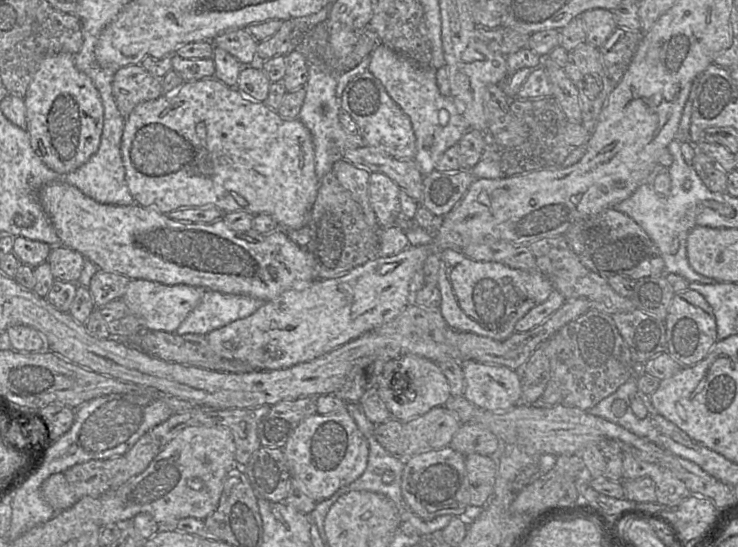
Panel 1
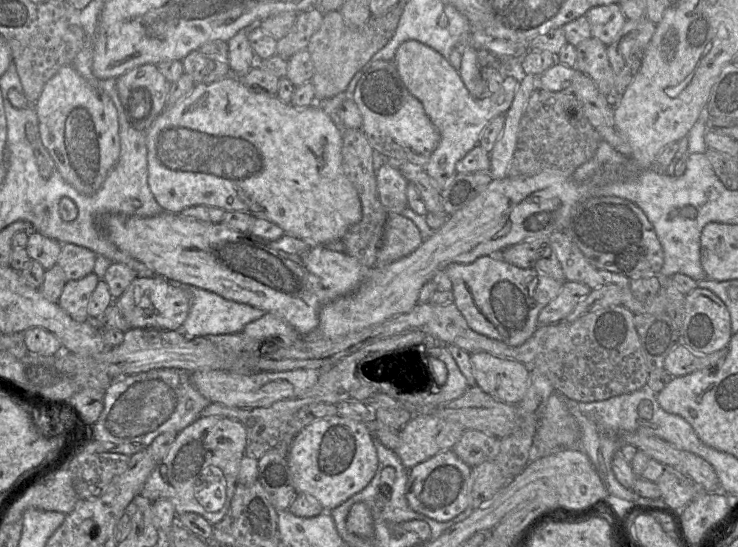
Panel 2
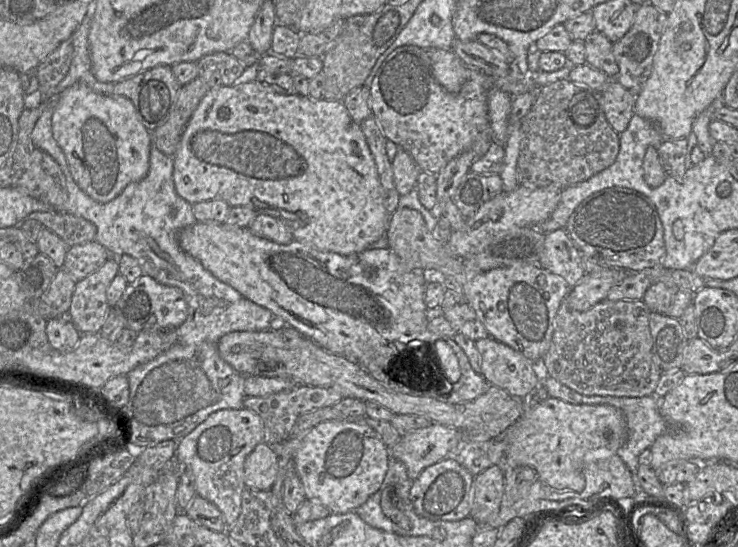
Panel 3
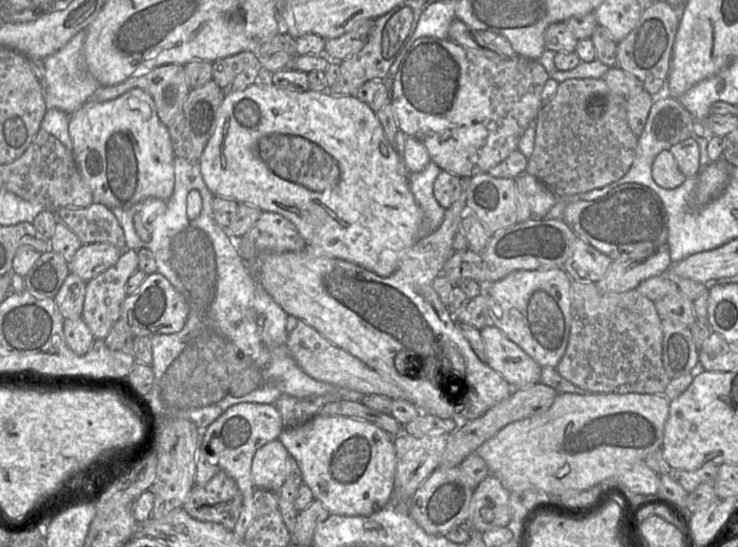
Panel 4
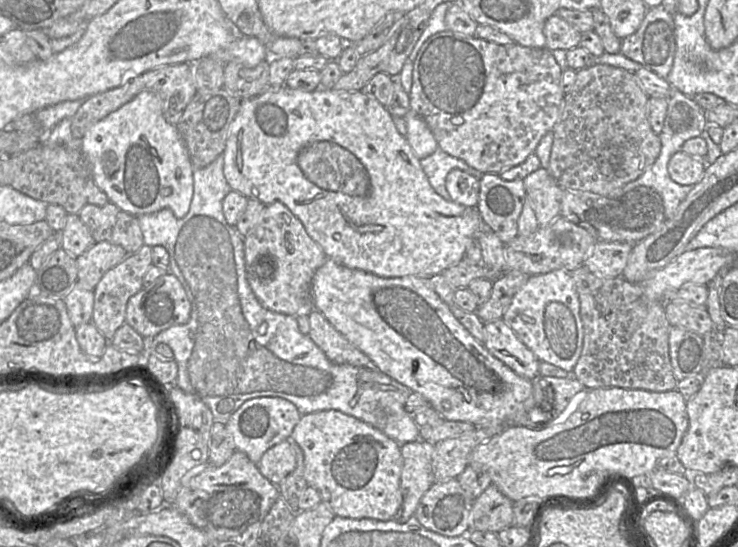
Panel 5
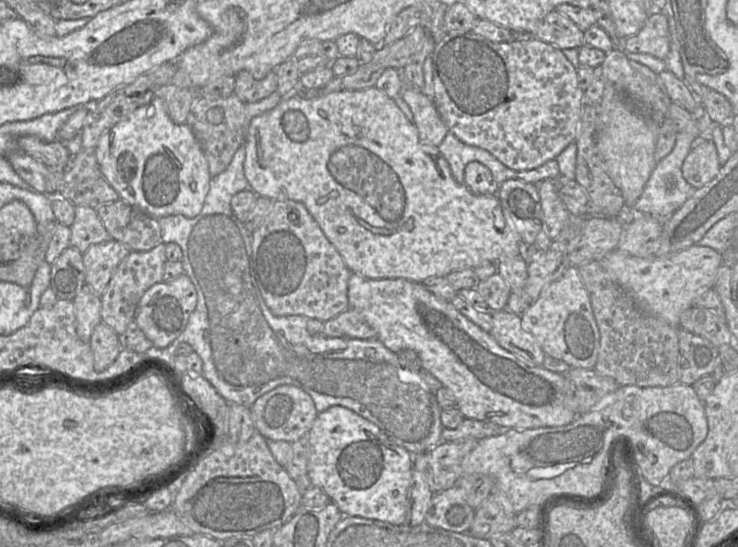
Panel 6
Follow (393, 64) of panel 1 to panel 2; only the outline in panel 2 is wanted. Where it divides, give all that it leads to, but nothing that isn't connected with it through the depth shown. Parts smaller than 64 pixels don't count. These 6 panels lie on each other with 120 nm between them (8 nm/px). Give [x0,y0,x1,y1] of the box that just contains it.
[393,40,519,192]

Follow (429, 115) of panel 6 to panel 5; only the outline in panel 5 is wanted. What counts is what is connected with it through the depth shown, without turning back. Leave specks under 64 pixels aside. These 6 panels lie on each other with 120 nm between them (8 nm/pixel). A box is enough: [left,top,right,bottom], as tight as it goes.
[404,110,438,160]

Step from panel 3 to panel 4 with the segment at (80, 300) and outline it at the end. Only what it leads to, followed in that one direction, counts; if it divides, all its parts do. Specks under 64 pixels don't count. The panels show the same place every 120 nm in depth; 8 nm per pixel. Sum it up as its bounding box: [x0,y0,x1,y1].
[81,249,138,340]

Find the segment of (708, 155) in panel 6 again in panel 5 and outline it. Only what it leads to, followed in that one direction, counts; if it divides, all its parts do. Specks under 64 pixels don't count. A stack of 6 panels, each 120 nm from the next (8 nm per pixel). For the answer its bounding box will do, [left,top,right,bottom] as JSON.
[667,151,707,186]

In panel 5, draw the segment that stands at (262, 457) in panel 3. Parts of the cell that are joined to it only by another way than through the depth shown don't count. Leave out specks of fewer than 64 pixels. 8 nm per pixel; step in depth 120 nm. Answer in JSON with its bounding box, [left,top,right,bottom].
[258,440,296,485]

